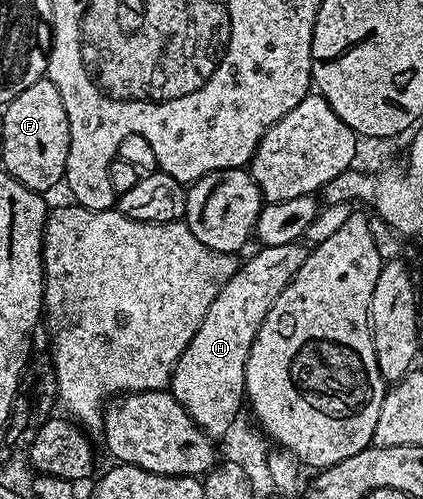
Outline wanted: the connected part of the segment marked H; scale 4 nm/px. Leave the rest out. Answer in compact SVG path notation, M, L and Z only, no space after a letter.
M300 241L256 249L248 260L241 262L230 281L219 284L212 304L206 309L206 317L202 317L202 325L198 325L198 333L194 333L190 345L178 357L172 370L172 396L208 436L221 437L229 424L242 414L240 406L246 403L244 378L258 329L262 329L262 321L266 321L282 289L302 269L308 252L309 248Z

